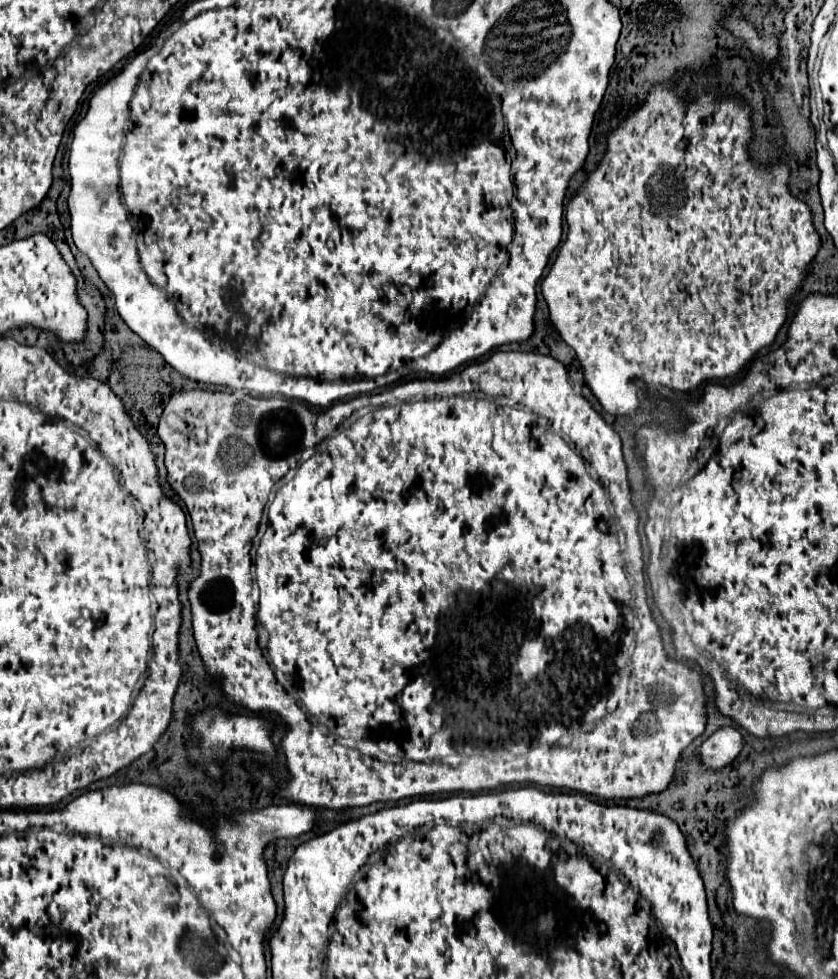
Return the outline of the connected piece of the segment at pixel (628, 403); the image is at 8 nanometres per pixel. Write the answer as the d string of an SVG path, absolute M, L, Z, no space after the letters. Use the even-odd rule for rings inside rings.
M656 85L648 93L646 103L636 111L632 111L620 123L620 127L610 133L608 151L602 163L596 167L596 171L588 175L586 183L570 199L566 209L568 239L560 247L552 271L542 281L542 293L550 307L552 323L556 325L560 337L576 351L584 367L584 379L606 413L632 415L638 409L640 405L638 399L646 395L642 389L632 385L634 379L646 381L652 391L658 391L660 385L672 391L692 391L700 383L737 376L740 369L743 370L750 364L754 355L774 342L778 330L787 321L786 299L796 291L796 287L800 287L800 281L806 275L808 265L816 257L820 249L820 235L812 225L812 213L808 205L788 191L790 171L786 165L756 169L752 161L744 161L744 165L740 165L740 173L736 173L736 177L740 177L740 197L736 197L736 221L728 221L728 157L732 157L732 149L746 149L750 137L752 137L750 107L742 99L718 101L714 91L710 91L698 97L696 101L686 103L678 99L678 95L672 89Z

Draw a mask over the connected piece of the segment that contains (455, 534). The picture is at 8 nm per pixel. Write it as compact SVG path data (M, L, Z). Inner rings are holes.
M496 351L496 353L492 353L492 355L490 355L490 357L488 357L488 359L486 359L486 361L480 361L480 363L474 363L474 365L468 365L468 367L466 367L466 369L462 369L462 371L458 371L458 373L454 373L454 375L452 375L452 377L448 377L448 379L444 379L444 381L426 381L426 383L424 383L424 381L420 381L420 385L416 385L416 381L412 381L412 383L414 383L414 385L410 385L410 383L408 383L408 387L404 387L404 385L400 385L400 387L402 387L402 391L398 391L398 393L394 393L394 399L396 399L396 397L400 397L400 395L402 395L402 397L410 397L410 399L420 399L420 401L406 401L406 403L400 403L400 405L394 405L394 407L386 407L386 409L380 409L380 411L374 411L374 413L366 413L366 415L364 415L364 417L360 417L360 419L358 419L358 421L354 421L354 423L352 423L352 425L350 425L350 427L344 427L344 429L340 429L340 431L338 431L338 435L336 435L336 437L332 437L332 439L328 439L328 445L326 445L326 449L324 449L324 451L322 451L322 453L316 453L316 455L314 455L314 457L310 457L310 459L308 459L308 461L306 461L306 463L302 463L302 465L300 465L300 469L298 469L298 471L296 471L296 475L294 475L294 479L292 479L292 481L290 481L290 483L286 483L286 485L284 485L284 487L282 487L282 489L280 489L280 491L278 491L278 493L276 493L276 499L274 499L274 501L272 501L272 505L270 505L270 509L268 509L268 519L270 519L270 521L268 521L268 529L266 529L266 533L264 533L264 537L262 537L262 543L260 543L260 549L258 549L258 555L256 555L256 557L258 557L258 559L256 559L256 583L258 583L258 587L260 587L260 599L259 599L259 602L258 602L258 605L257 605L257 613L256 613L256 607L254 607L254 601L252 601L252 577L250 577L250 567L252 567L252 557L250 557L250 551L252 551L252 545L254 545L254 535L256 535L256 531L258 531L258 525L260 525L260 519L262 519L262 511L264 511L264 505L266 505L266 501L268 501L268 495L270 495L270 489L272 489L272 487L274 487L274 483L276 483L276 481L278 481L278 479L282 479L282 477L284 477L284 475L286 475L286 473L288 473L288 471L290 471L290 469L294 469L294 467L296 467L296 465L298 465L298 461L300 461L300 449L298 449L298 447L296 447L296 445L300 445L300 443L302 443L302 441L304 441L304 437L306 437L306 433L312 433L312 447L314 447L314 445L318 445L318 439L320 439L320 437L322 437L322 441L324 441L324 439L326 439L326 435L330 435L330 431L332 431L332 429L334 429L334 427L336 427L336 425L340 425L340 423L342 423L342 417L348 417L348 415L350 415L350 413L354 413L354 411L358 411L358 409L362 409L362 407L368 407L368 405L366 405L366 401L354 401L354 399L352 399L352 401L348 401L348 403L340 403L340 405L334 405L334 407L332 407L332 409L330 409L330 411L326 411L326 413L322 413L322 415L316 415L316 413L312 413L312 415L314 415L314 419L312 419L312 417L310 417L310 415L308 415L308 413L310 413L310 411L308 411L308 407L306 407L306 405L304 405L304 403L300 403L300 401L290 401L290 399L254 399L254 397L250 397L250 395L242 395L242 393L212 393L212 391L184 391L184 393L174 393L174 395L172 395L172 399L170 399L170 401L168 401L168 405L166 405L166 407L164 407L164 413L162 413L162 417L160 417L160 425L158 425L158 437L160 437L160 439L162 439L162 443L164 443L164 449L166 449L166 453L164 453L164 465L166 465L166 473L168 473L168 477L166 477L166 481L168 481L168 485L170 485L170 487L172 487L172 491L174 491L174 499L176 499L176 501L178 501L178 503L180 503L180 505L186 505L186 509L188 509L188 513L190 513L190 519L192 519L192 529L194 529L194 537L196 537L196 543L198 543L198 553L200 553L200 559L202 559L202 561L200 561L200 575L198 575L198 577L194 577L194 579L192 579L192 583L190 583L190 589L188 589L188 595L190 595L190 605L192 605L192 603L194 603L194 605L192 605L192 623L194 623L194 639L196 639L196 645L198 645L198 652L199 652L199 654L200 654L200 656L201 656L201 658L202 658L202 661L204 661L204 665L206 665L206 669L208 669L208 673L212 673L212 675L220 675L220 677L222 677L222 687L224 687L224 691L226 691L226 695L228 695L228 699L230 699L230 701L232 701L232 703L238 703L238 705L242 705L242 707L246 707L246 709L250 709L250 711L256 711L256 713L266 713L266 711L274 711L274 713L278 713L278 715L280 715L280 717L284 717L284 721L286 721L286 723L288 723L288 733L286 733L286 735L284 735L284 741L282 741L282 749L284 749L284 755L286 755L286 763L288 763L288 769L290 769L290 773L292 773L292 779L290 779L290 783L288 783L288 787L286 787L286 789L284 789L284 791L282 791L282 795L284 795L284 797L288 797L288 799L290 799L290 801L294 801L294 803L300 803L300 805L308 805L308 807L326 807L326 809L344 809L344 807L364 807L364 805L370 805L370 803L378 803L378 801L398 801L398 799L404 799L404 797L420 797L420 796L428 796L428 795L441 795L441 794L443 794L443 793L452 793L452 792L457 792L457 791L463 791L463 792L470 792L470 793L476 793L476 792L480 792L480 791L483 791L483 790L484 790L484 789L485 789L485 790L492 790L492 789L496 789L496 787L498 787L498 785L508 785L508 783L516 783L516 784L522 784L522 783L532 783L532 784L535 784L535 785L540 785L540 786L542 786L542 787L547 787L547 786L548 786L548 787L549 787L549 788L558 788L558 789L564 789L564 787L568 787L568 789L576 789L576 791L584 791L584 793L590 793L590 795L598 795L598 797L606 797L606 799L616 799L616 797L620 797L620 799L634 799L634 797L644 797L644 795L650 795L650 793L660 793L660 791L664 791L664 789L666 789L666 787L668 787L668 783L670 783L670 781L672 781L672 777L674 777L674 769L676 769L676 761L678 761L678 757L680 757L680 753L682 753L682 749L686 749L686 747L688 747L688 745L690 745L690 743L692 743L692 741L694 741L694 739L696 739L696 737L700 737L700 735L702 735L702 733L704 733L704 725L706 725L706 697L704 697L704 691L702 691L702 681L700 681L700 675L702 675L702 671L700 671L700 669L698 669L698 667L690 667L690 665L686 665L686 663L684 663L684 661L676 661L676 659L670 659L670 657L668 657L668 655L666 655L666 651L664 651L664 647L662 647L662 639L660 639L660 631L658 631L658 625L656 625L656 621L654 621L654 617L652 617L652 613L650 613L650 609L648 609L648 603L646 603L646 593L644 593L644 573L642 573L642 567L644 567L644 561L642 561L642 543L640 543L640 535L638 535L638 513L636 513L636 509L634 509L634 505L632 505L632 497L630 497L630 487L628 487L628 475L626 475L626 465L624 465L624 457L622 457L622 443L620 443L620 435L618 435L618 433L616 433L616 431L614 431L614 429L612 429L612 427L610 427L610 425L608 425L608 423L606 423L606 421L604 421L604 419L602 419L602 417L600 417L600 415L598 415L598 419L596 419L596 411L594 411L594 409L592 409L592 405L590 405L590 403L588 403L588 401L586 401L586 399L584 399L584 397L580 397L580 395L576 395L576 393L574 393L574 389L572 389L572 385L570 385L570 383L568 383L568 371L566 371L566 367L564 367L564 365L562 365L562 363L560 363L560 361L558 361L558 359L554 359L554 357L546 357L546 355L538 355L538 353L534 353L534 352L530 352L530 351L528 351L528 352L524 352L524 351L509 351L509 352L505 352L505 351ZM424 387L428 387L428 389L438 389L438 391L440 391L440 389L442 389L442 387L444 387L444 393L442 393L442 395L440 395L440 393L438 393L438 391L436 391L436 393L428 393L428 395L426 395L426 389L424 389ZM474 395L484 395L484 397L504 397L504 399L506 399L506 401L504 401L504 403L502 403L502 401L496 401L496 399L494 399L494 401L488 401L488 399L476 399L476 397L474 397ZM268 421L280 421L280 425L282 425L282 427L284 427L284 431L286 431L286 437L284 437L284 441L280 441L280 449L276 449L276 447L278 447L278 445L276 445L276 443L272 443L272 445L270 445L270 439L268 439L268 437L266 437L266 429L268 429ZM298 421L314 421L314 431L312 431L312 429L310 429L310 431L308 431L308 427L304 427L304 423L298 423ZM250 425L256 425L256 427L258 427L258 431L244 431L244 429L246 429L246 427L250 427ZM258 621L260 621L260 625L264 625L264 627L266 627L266 629L268 629L268 633L270 633L270 641L268 641L268 653L270 653L270 657L272 657L272 661L274 661L274 667L276 667L276 669L280 669L280 671L284 671L284 675L292 675L292 677L294 677L294 687L296 687L296 694L295 694L295 695L296 695L296 696L295 696L295 697L292 697L292 695L288 695L288 693L286 693L286 691L284 691L284 687L282 687L282 685L280 685L280 683L278 683L278 681L276 681L276 677L274 677L274 673L272 673L272 669L270 669L270 665L268 665L268 663L266 663L266 657L264 657L264 655L262 655L262 649L260 649L260 645L258 645L258 631L256 631L256 623L258 623ZM572 681L584 681L584 683L586 683L586 681L594 681L594 682L593 682L593 683L586 683L586 685L588 685L588 686L587 686L587 687L586 687L586 688L585 688L585 690L584 690L584 694L585 694L585 705L588 705L588 706L586 706L586 708L585 708L585 712L583 712L583 711L582 711L582 710L581 710L581 708L580 708L580 707L579 707L579 706L578 706L578 701L580 701L580 699L578 699L578 697L580 697L580 695L578 695L578 693L582 693L582 691L580 691L580 687L578 687L578 683L572 683ZM301 699L302 699L302 703L304 703L304 707L306 707L306 710L305 710L305 708L304 708L304 707L303 707L303 704L302 704L302 708L301 708L301 709L300 709L300 707L298 707L298 700L300 700L300 701L301 701ZM360 739L362 739L362 741L368 741L368 739L370 739L370 741L374 741L374 743L376 743L376 745L378 745L378 747L382 747L382 749L384 749L384 751L386 751L386 753L388 753L388 755L398 755L398 757L400 757L400 761L396 761L396 763L382 763L382 761L378 761L378 759L374 759L374 757L368 757L368 755L362 755L362 753L360 753L360 751L358 751L358 749L350 749L350 748L351 748L351 747L350 747L350 746L351 746L351 744L353 744L353 743L354 743L354 742L355 742L355 743L357 743L357 742L359 742L359 741L360 741Z

